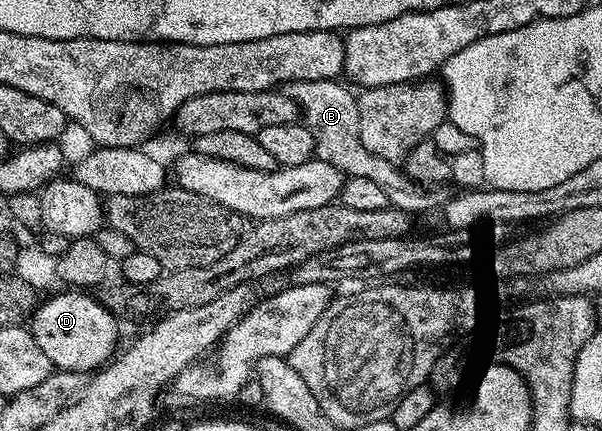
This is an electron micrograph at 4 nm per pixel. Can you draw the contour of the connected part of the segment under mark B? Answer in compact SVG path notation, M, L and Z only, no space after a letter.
M332 78L291 82L285 87L284 93L297 104L301 121L308 128L308 132L312 132L314 158L324 164L332 164L332 168L336 168L346 178L364 176L368 180L373 180L382 189L384 196L388 196L393 209L421 216L425 210L437 211L445 206L452 197L451 191L442 190L446 188L426 190L430 188L404 172L401 165L384 160L368 152L368 148L364 148L364 140L360 140L358 127L358 100L355 91L352 92L349 88L351 89L345 81Z

